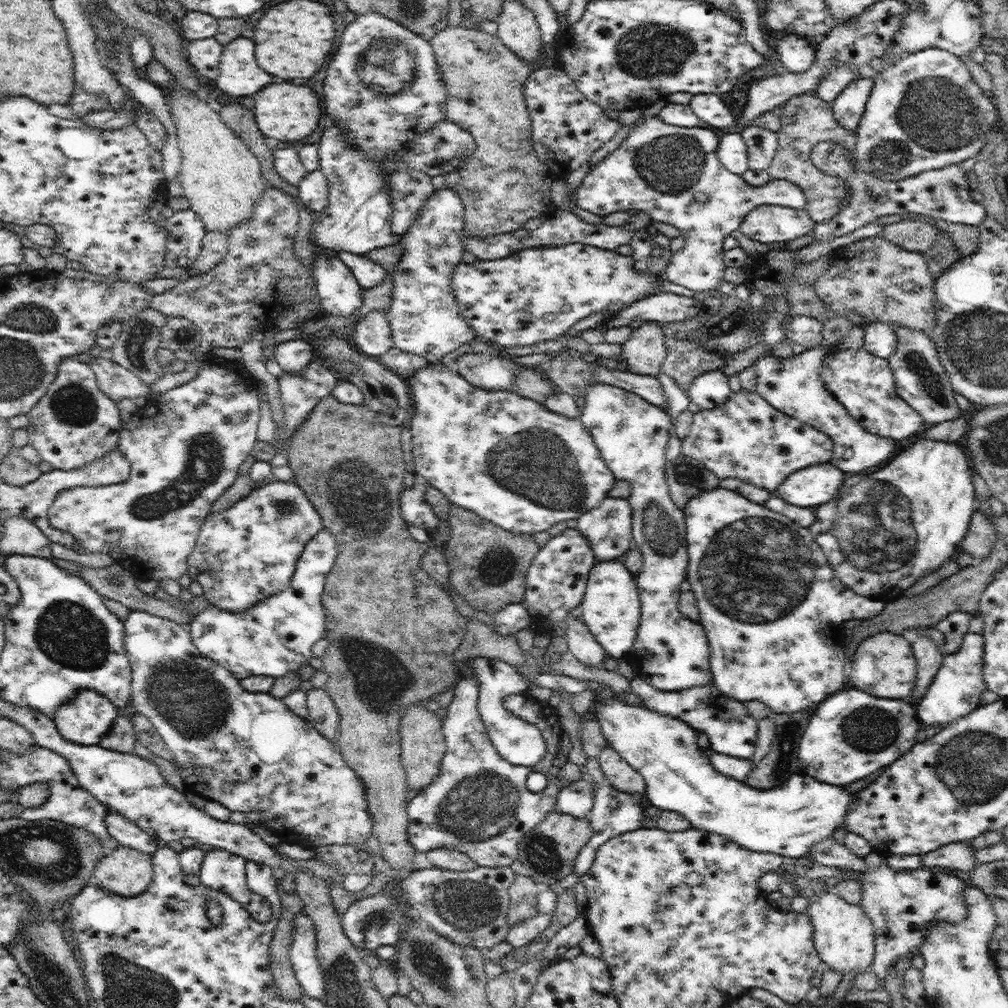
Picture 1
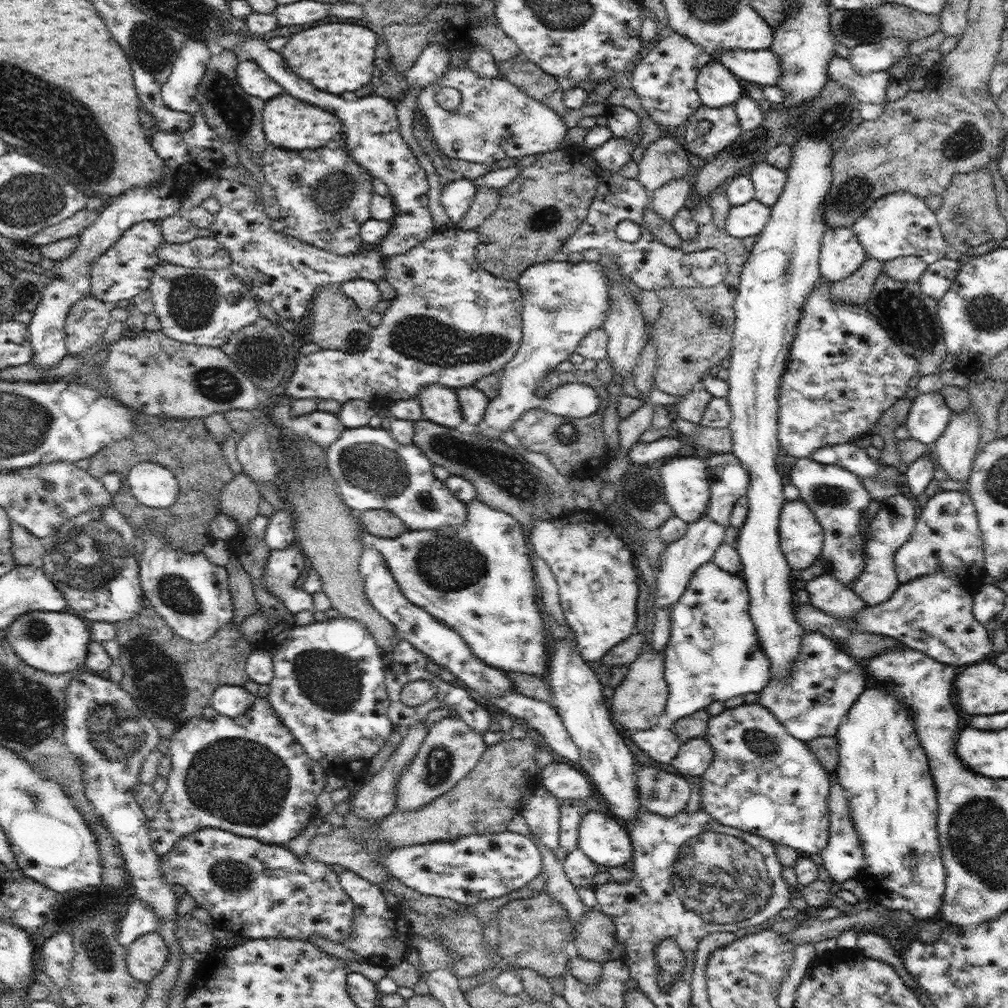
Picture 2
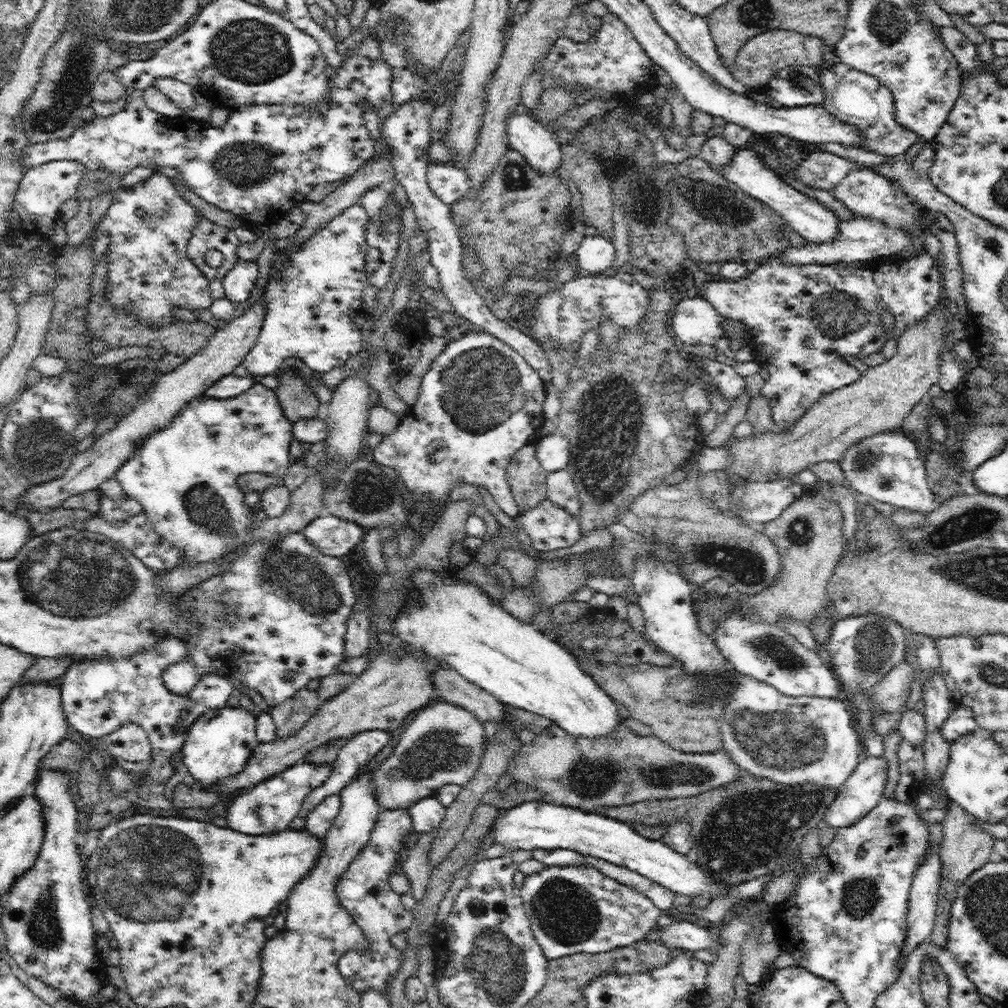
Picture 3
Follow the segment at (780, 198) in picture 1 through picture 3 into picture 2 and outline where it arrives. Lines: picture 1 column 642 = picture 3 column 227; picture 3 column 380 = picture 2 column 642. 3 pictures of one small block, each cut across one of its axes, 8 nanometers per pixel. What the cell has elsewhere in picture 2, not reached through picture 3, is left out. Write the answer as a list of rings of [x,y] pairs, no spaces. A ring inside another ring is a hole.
[[[669,31],[669,34],[661,38],[655,45],[645,54],[635,66],[631,75],[632,89],[639,98],[643,100],[647,113],[659,128],[666,134],[675,134],[680,136],[686,121],[692,116],[696,109],[702,105],[701,100],[696,90],[697,76],[700,69],[708,62],[714,60],[701,46],[690,42],[689,38]]]

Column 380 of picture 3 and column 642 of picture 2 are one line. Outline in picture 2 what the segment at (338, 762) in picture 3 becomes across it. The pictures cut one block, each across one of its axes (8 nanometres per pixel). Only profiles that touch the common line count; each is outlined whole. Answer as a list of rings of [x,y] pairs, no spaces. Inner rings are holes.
[[[655,727],[649,730],[638,730],[630,732],[631,740],[650,759],[658,762],[672,762],[678,755],[678,750],[684,742],[678,739],[673,730]]]

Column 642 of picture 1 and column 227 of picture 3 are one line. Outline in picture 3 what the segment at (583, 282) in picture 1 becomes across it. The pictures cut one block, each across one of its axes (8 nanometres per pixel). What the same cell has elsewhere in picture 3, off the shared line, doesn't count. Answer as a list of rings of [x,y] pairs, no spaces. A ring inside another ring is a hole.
[[[239,260],[236,265],[221,280],[226,297],[234,304],[247,301],[256,288],[256,278],[259,274],[256,261]]]

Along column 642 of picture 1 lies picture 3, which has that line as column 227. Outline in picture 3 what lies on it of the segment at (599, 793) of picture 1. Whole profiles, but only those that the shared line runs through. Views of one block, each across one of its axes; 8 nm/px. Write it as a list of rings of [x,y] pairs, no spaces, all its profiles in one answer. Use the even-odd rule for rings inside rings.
[[[301,761],[297,765],[284,770],[281,774],[260,782],[258,785],[246,790],[244,794],[236,796],[229,803],[225,814],[228,821],[227,826],[244,834],[252,835],[272,834],[272,832],[288,829],[290,822],[296,816],[299,816],[304,798],[314,788],[321,786],[328,780],[332,772],[332,763],[318,766]]]

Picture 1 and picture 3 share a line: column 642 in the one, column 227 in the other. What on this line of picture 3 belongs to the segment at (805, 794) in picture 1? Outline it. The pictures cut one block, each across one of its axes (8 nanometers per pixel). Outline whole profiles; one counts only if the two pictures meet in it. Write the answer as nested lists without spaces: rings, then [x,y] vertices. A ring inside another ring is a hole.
[[[224,707],[200,716],[192,726],[182,748],[182,761],[196,783],[204,789],[221,784],[221,781],[243,772],[248,758],[259,744],[257,718],[243,707]]]

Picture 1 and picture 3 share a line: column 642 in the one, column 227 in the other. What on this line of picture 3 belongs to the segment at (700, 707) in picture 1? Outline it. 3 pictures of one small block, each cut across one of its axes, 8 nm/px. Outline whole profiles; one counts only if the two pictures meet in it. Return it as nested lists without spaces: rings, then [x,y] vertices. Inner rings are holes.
[[[168,633],[166,636],[160,637],[152,648],[138,651],[127,657],[116,657],[112,661],[96,657],[95,659],[72,662],[60,678],[60,698],[64,715],[68,725],[74,726],[74,729],[81,735],[100,740],[102,737],[116,732],[120,726],[128,724],[128,722],[134,722],[147,733],[152,746],[152,761],[150,761],[150,766],[148,766],[142,781],[152,785],[154,790],[158,790],[159,786],[163,786],[174,774],[174,766],[168,760],[182,751],[189,726],[192,726],[200,716],[207,712],[226,707],[235,686],[227,678],[210,672],[210,674],[202,674],[200,680],[196,682],[196,686],[187,695],[170,692],[163,683],[164,669],[172,663],[187,659],[188,655],[188,645],[180,641],[174,633]]]

